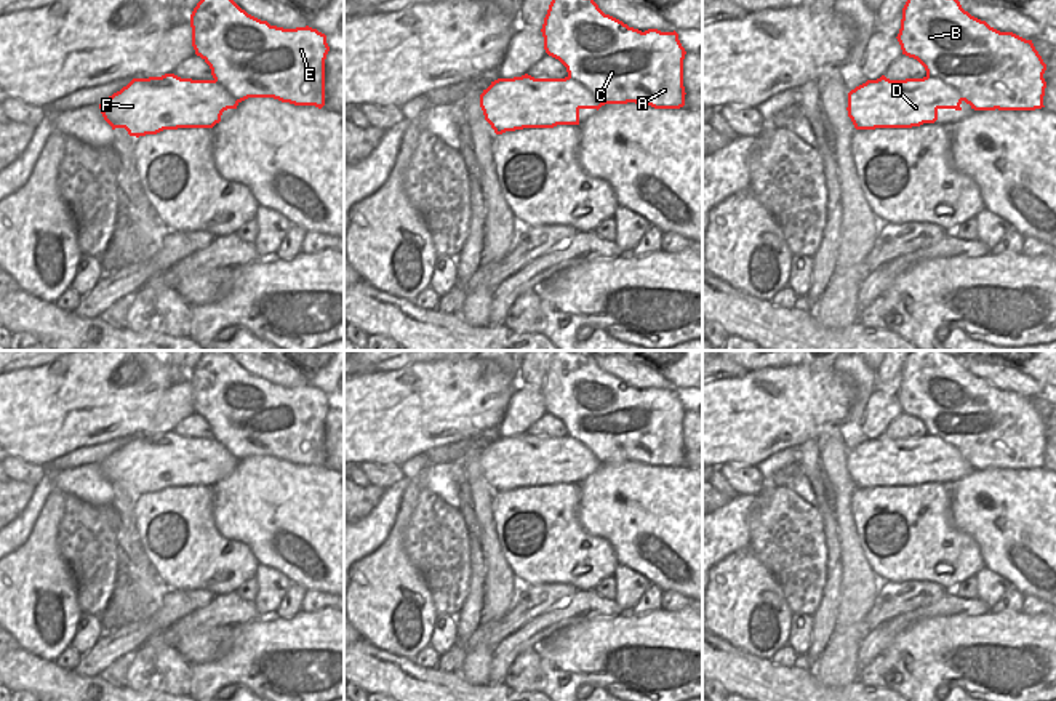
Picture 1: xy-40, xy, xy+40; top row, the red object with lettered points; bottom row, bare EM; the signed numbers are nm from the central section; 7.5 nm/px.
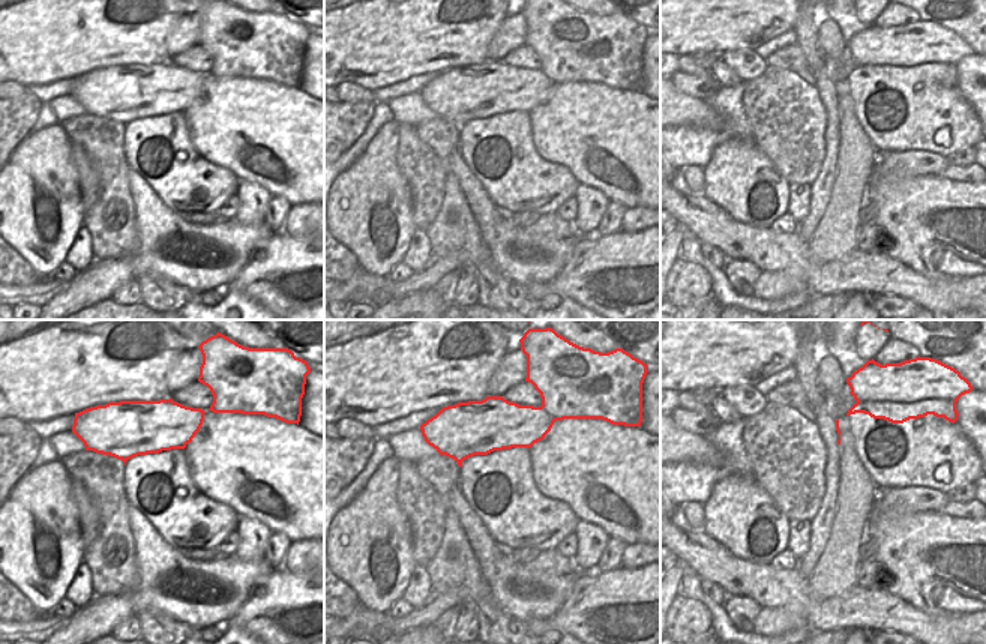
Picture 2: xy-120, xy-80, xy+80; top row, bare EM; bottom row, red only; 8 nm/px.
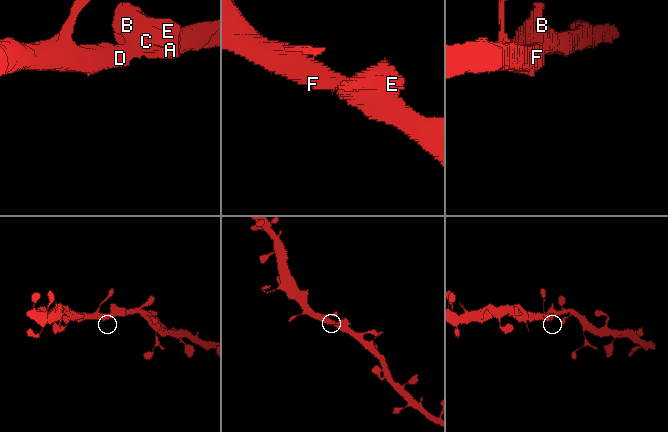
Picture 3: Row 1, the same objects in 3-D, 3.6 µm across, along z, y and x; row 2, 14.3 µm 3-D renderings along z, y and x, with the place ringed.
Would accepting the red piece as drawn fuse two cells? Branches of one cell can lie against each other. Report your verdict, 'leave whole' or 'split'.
leave whole

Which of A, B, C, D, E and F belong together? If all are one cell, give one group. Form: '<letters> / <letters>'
A B C D E F

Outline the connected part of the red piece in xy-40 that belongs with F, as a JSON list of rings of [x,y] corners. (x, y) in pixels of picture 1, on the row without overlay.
[[[203,350],[190,373],[192,405],[211,427],[211,439],[181,437],[174,432],[133,437],[99,463],[104,479],[125,487],[130,495],[157,493],[163,488],[213,487],[227,467],[248,456],[274,456],[294,464],[325,464],[326,394],[312,387],[283,387],[242,368],[229,354]]]

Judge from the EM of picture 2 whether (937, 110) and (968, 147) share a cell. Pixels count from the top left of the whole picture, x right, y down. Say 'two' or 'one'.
two

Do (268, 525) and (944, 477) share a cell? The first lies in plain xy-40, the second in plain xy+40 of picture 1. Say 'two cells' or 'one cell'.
two cells

